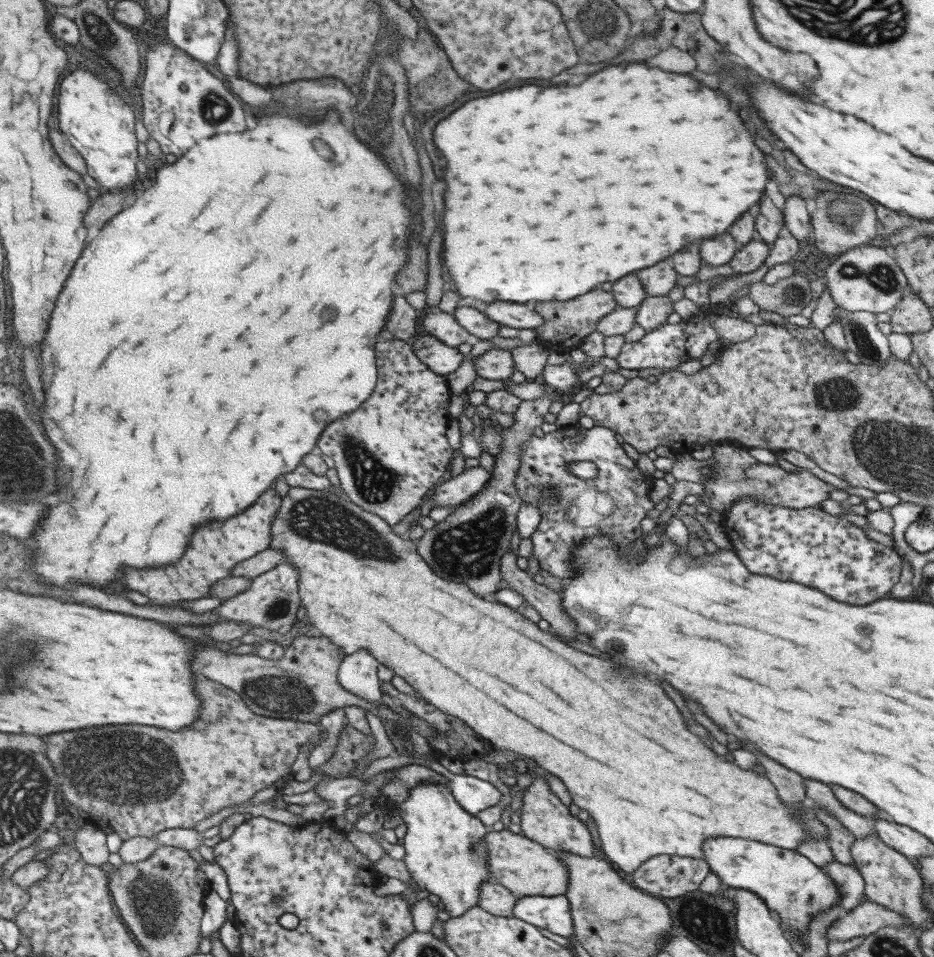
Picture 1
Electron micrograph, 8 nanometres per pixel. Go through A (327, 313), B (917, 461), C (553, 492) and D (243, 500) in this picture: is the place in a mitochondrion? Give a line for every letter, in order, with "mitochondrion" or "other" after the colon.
A: mitochondrion
B: mitochondrion
C: mitochondrion
D: other

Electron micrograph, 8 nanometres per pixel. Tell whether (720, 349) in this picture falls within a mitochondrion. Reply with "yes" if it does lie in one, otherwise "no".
no

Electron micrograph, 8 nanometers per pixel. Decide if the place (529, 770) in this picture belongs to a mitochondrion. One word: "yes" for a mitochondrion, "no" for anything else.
no

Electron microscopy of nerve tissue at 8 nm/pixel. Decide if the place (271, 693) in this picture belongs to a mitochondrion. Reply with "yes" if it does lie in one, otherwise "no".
yes

